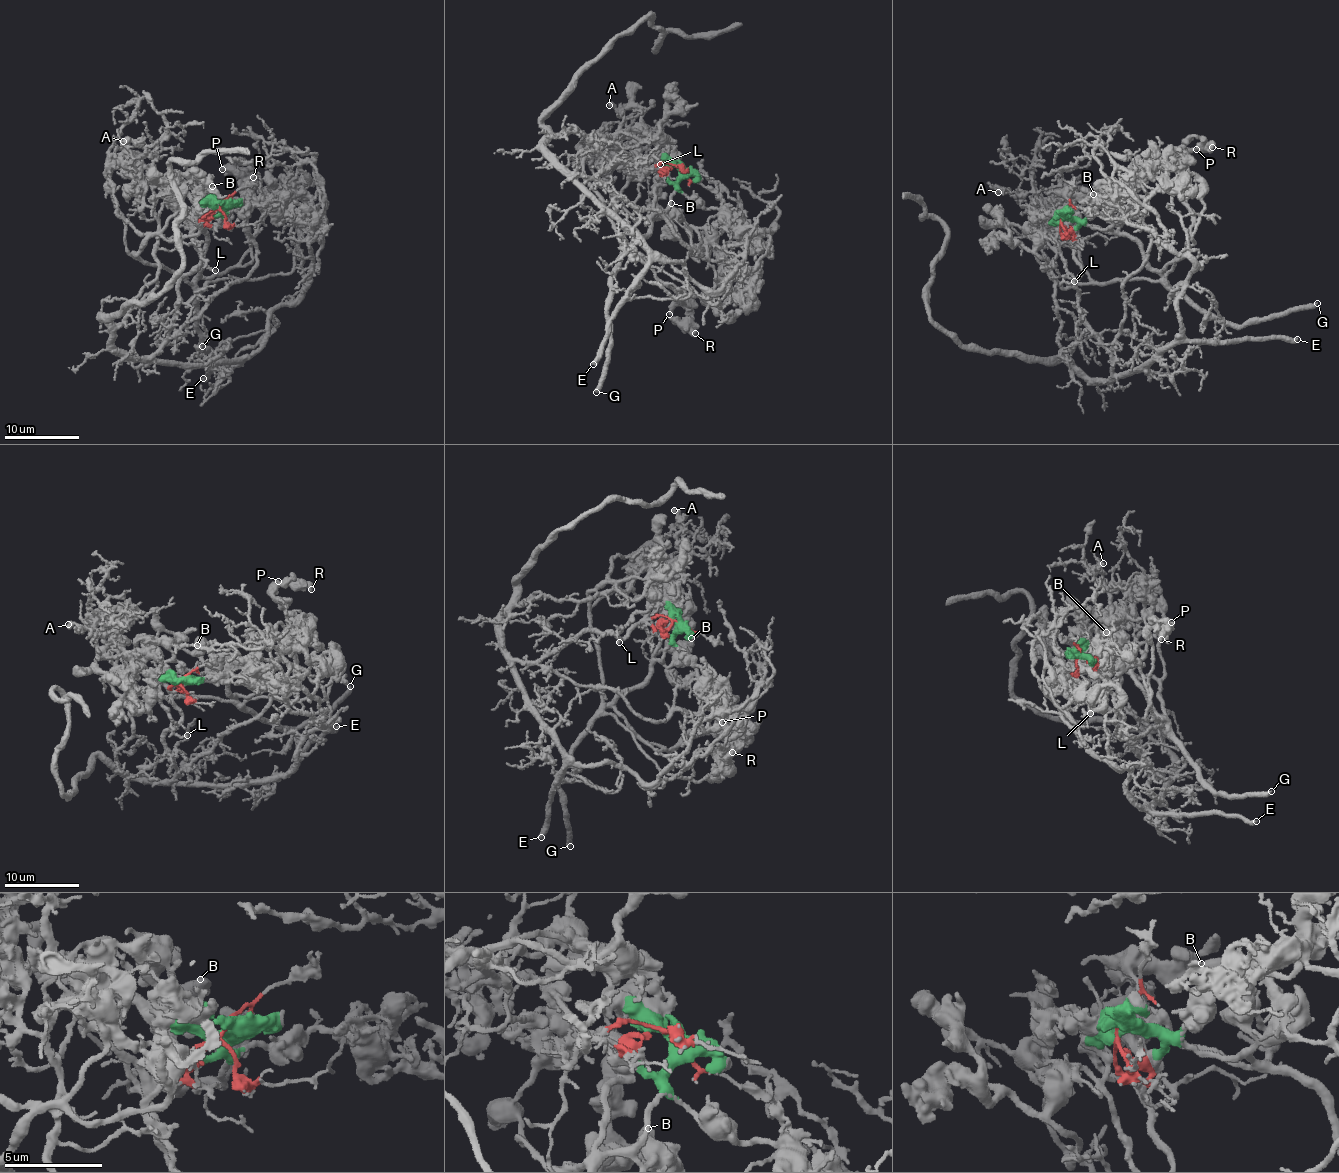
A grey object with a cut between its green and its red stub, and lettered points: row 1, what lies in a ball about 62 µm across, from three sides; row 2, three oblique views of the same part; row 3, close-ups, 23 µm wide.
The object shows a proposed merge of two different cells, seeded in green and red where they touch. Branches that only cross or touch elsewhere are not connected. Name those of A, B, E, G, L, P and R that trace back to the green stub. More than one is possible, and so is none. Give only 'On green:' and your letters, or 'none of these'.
On green: B, G, P, R

